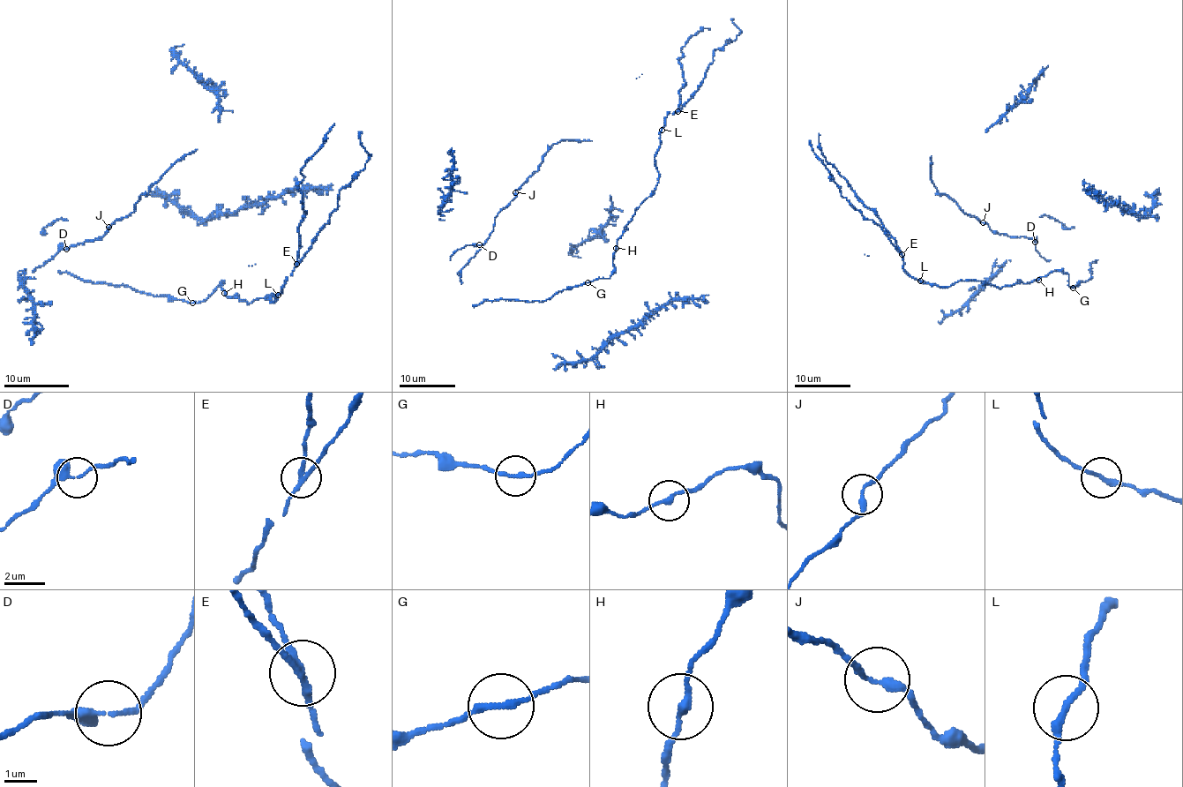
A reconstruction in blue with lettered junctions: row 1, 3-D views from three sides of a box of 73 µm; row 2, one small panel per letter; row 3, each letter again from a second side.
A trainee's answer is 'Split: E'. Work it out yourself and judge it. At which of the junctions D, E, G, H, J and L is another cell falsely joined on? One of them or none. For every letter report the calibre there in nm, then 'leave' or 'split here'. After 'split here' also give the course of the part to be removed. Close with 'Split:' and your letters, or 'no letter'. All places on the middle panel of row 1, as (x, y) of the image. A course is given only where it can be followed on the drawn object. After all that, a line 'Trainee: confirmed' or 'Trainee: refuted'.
D: 220 nm | leave
E: 190 nm | split here | (678, 111), (679, 91), (685, 82), (679, 63), (684, 56), (681, 49), (692, 35), (701, 28), (710, 28)
G: 190 nm | leave
H: 190 nm | leave
J: 220 nm | leave
L: 200 nm | leave
Split: E
Trainee: confirmed

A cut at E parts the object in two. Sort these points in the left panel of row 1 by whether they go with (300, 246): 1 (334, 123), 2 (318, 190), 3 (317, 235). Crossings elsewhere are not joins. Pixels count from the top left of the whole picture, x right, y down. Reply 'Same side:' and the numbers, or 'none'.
Same side: 1

